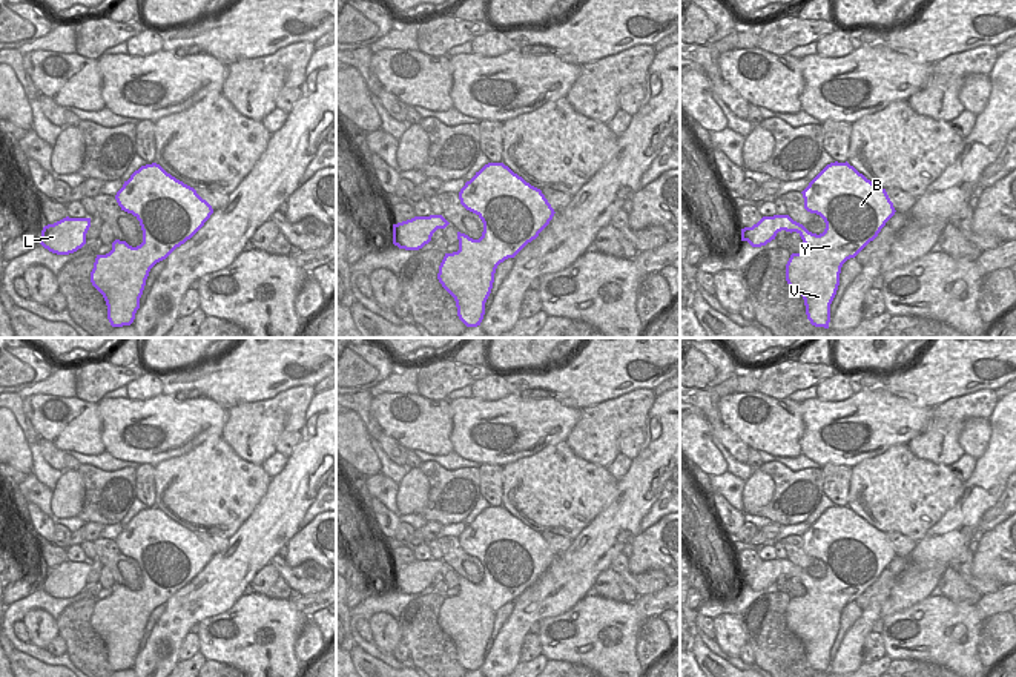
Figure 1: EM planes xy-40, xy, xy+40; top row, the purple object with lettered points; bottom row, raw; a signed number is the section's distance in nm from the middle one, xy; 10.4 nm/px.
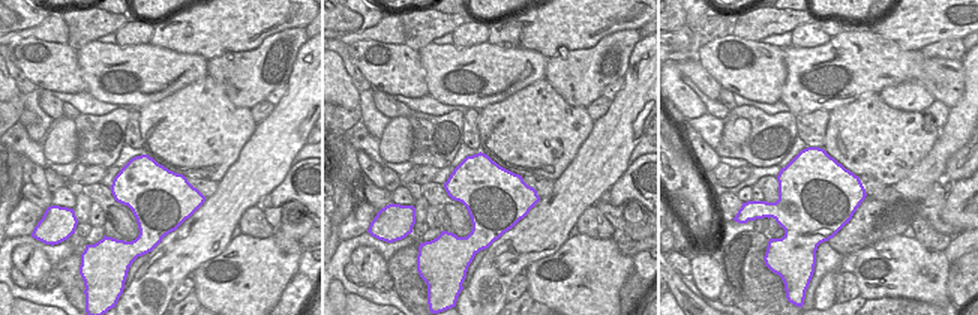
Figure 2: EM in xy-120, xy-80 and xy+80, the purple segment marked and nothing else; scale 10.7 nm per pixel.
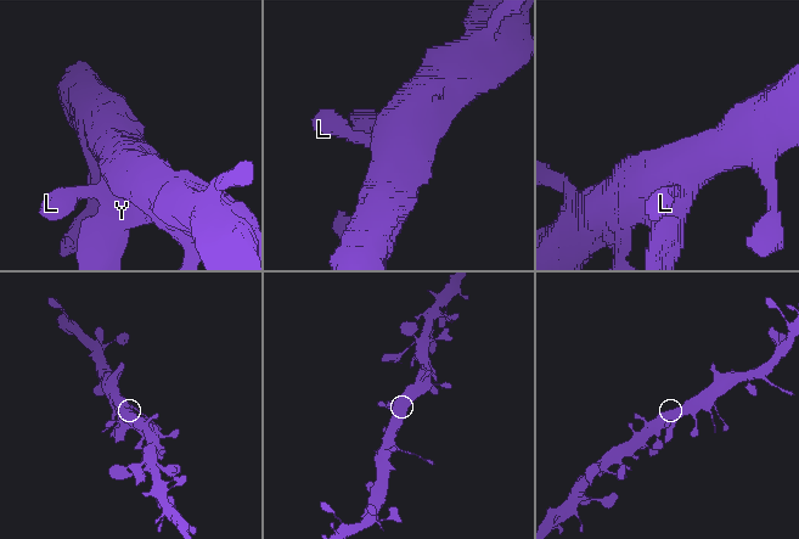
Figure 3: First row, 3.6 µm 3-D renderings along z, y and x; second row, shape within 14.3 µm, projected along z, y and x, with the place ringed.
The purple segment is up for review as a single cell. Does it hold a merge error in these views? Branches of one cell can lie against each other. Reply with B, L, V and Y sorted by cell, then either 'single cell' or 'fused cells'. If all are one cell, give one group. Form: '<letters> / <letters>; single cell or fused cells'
B L V Y; single cell

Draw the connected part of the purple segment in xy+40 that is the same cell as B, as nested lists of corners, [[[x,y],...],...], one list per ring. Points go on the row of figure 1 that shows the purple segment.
[[[847,161],[827,164],[801,193],[804,209],[824,220],[823,233],[809,232],[789,215],[774,215],[741,229],[741,241],[761,247],[781,230],[797,232],[806,250],[790,255],[786,281],[803,296],[810,324],[829,329],[843,264],[873,241],[896,210],[886,189]]]

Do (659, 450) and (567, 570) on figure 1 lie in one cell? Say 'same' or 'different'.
same

